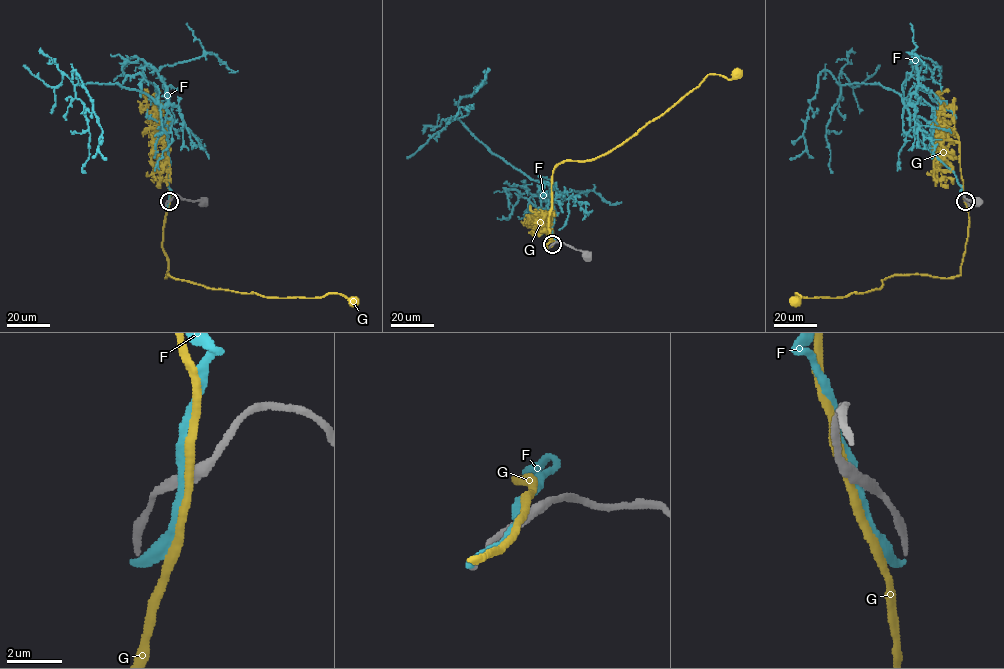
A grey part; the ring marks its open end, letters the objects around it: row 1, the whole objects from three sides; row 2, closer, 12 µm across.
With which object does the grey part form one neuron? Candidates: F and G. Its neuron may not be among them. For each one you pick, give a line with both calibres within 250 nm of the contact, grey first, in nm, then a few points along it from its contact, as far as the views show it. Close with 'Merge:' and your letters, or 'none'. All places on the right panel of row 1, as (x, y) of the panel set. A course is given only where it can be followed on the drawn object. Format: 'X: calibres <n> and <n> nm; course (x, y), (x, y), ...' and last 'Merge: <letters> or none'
F: calibres 360 and 240 nm; course (965, 200), (954, 173), (904, 132), (897, 93), (839, 84), (827, 70), (810, 101), (806, 149), (790, 158)
Merge: F

